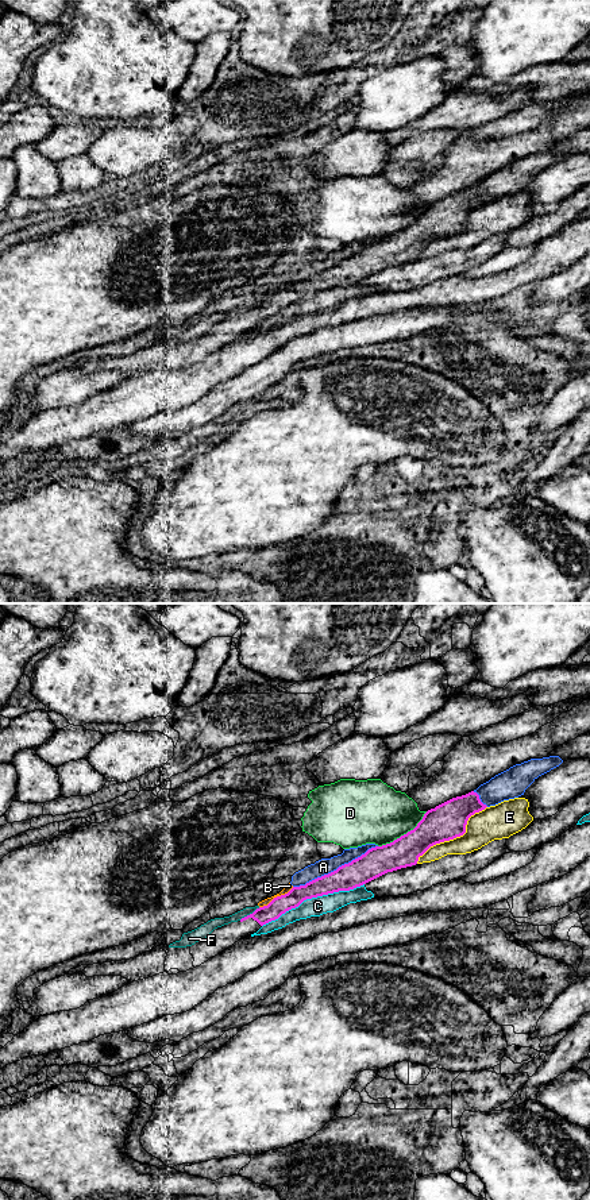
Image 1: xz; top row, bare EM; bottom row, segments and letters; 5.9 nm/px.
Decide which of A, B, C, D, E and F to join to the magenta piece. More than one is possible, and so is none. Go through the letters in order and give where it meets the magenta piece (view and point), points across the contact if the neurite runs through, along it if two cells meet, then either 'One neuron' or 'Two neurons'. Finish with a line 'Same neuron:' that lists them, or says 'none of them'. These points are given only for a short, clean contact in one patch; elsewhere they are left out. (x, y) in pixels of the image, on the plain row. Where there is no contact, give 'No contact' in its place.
A: Touches magenta at xz (336, 265). Two neurons
B: Touches magenta at xz (277, 292). Boundary: xz (293, 282), (259, 303). Two neurons
C: Touches magenta at xz (312, 292). Two neurons
D: Touches magenta at xz (404, 230). Two neurons
E: Touches magenta at xz (454, 232). Two neurons
F: Touches magenta at xz (250, 309). Boundary: xz (259, 303), (239, 315). Two neurons
Same neuron: none of them

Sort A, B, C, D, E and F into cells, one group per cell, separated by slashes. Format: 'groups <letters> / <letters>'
groups A B F / C / D / E

